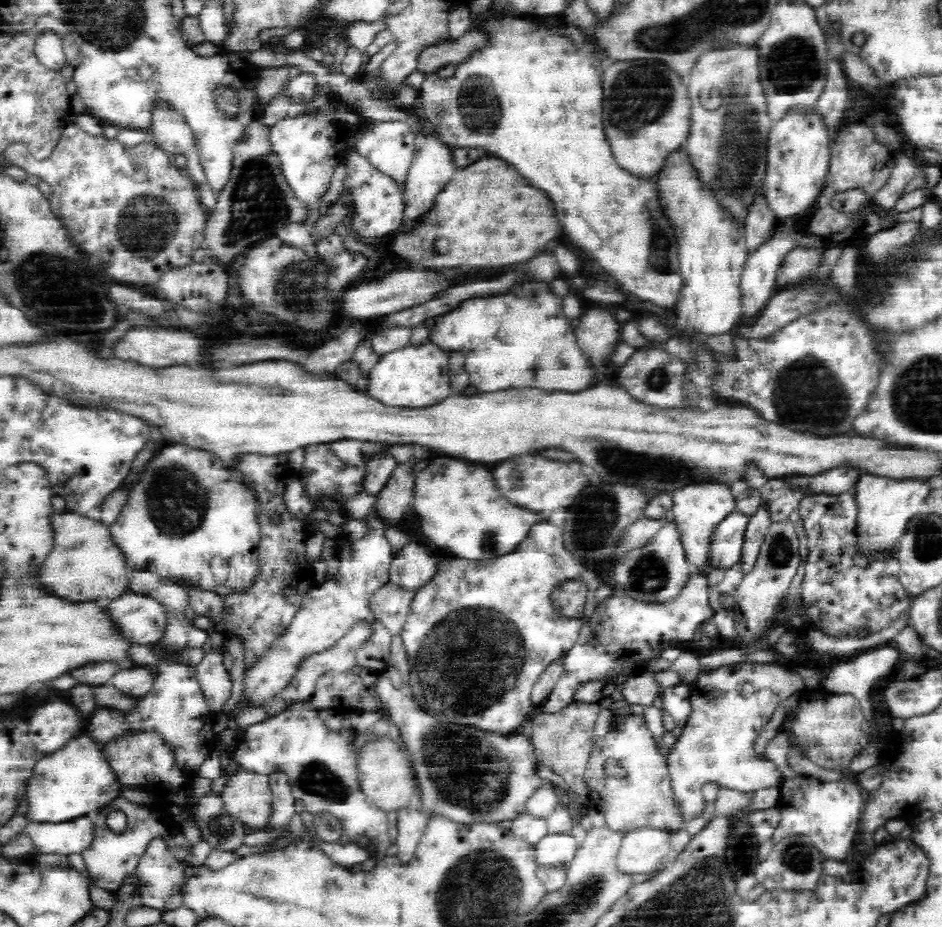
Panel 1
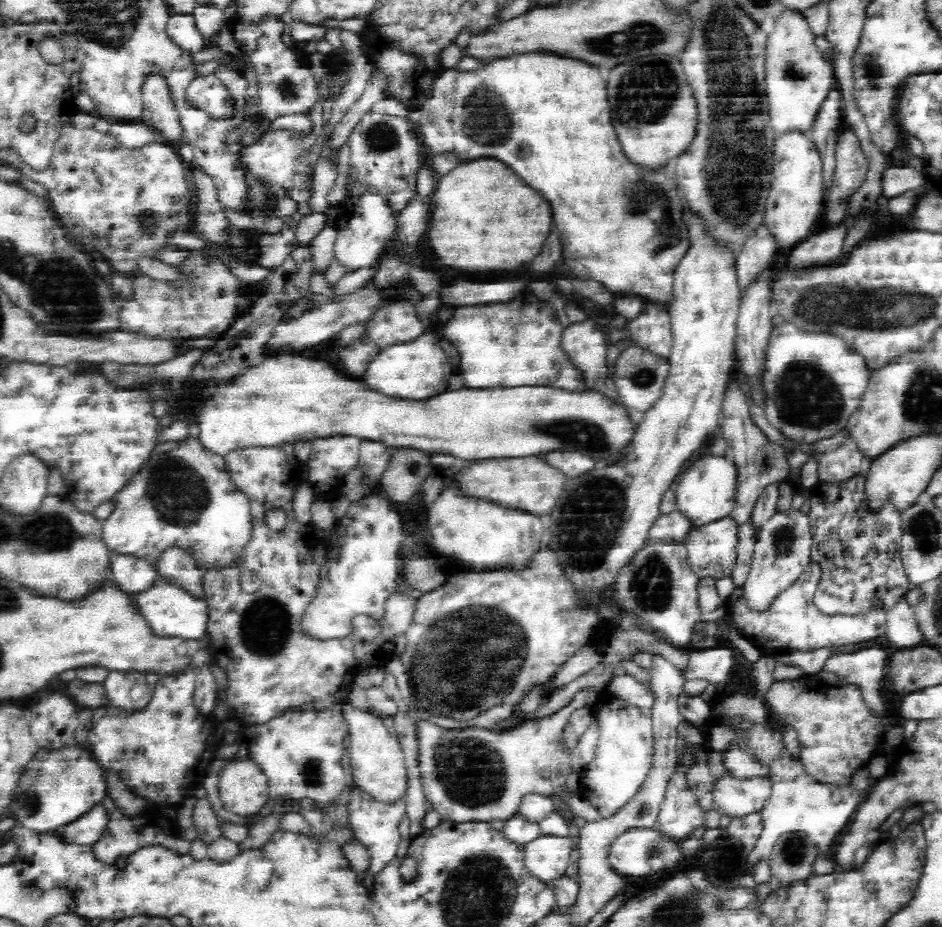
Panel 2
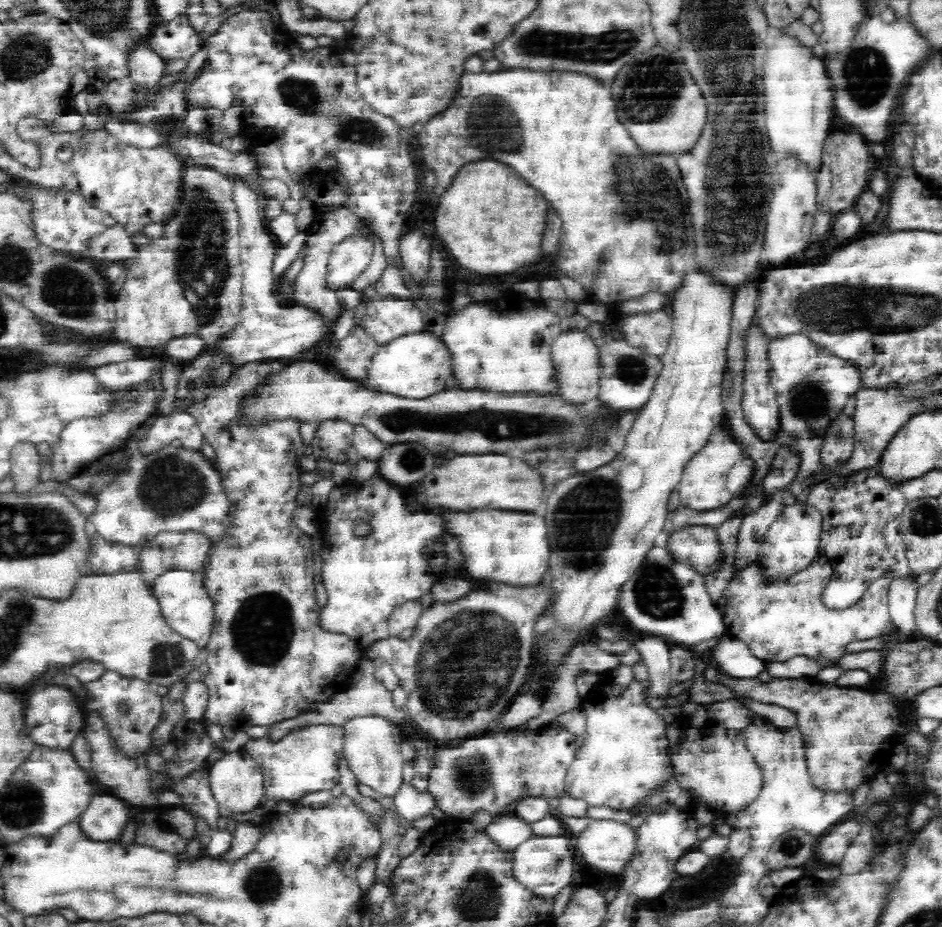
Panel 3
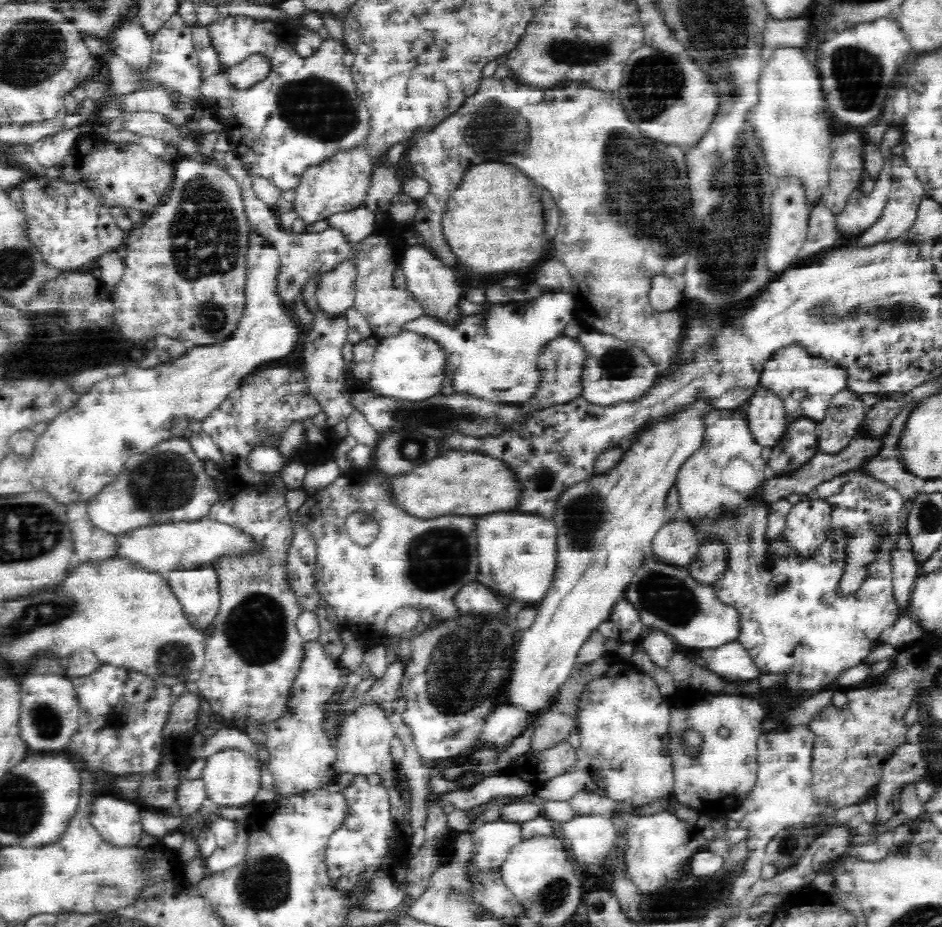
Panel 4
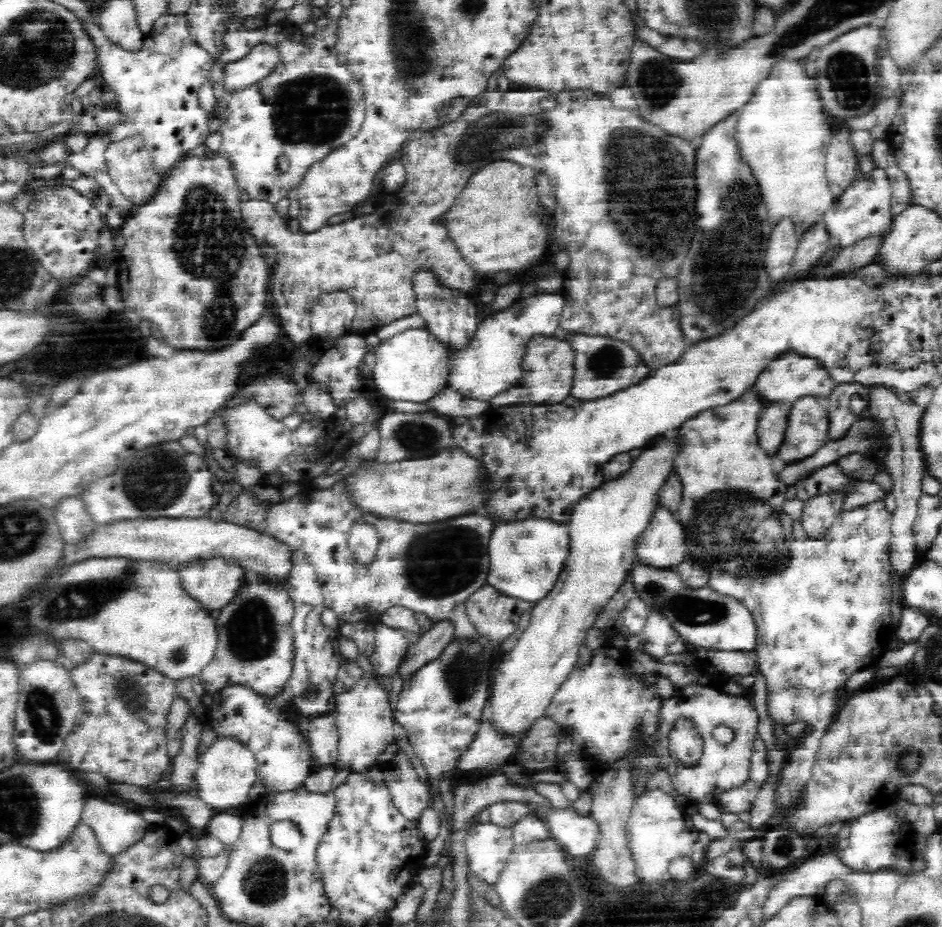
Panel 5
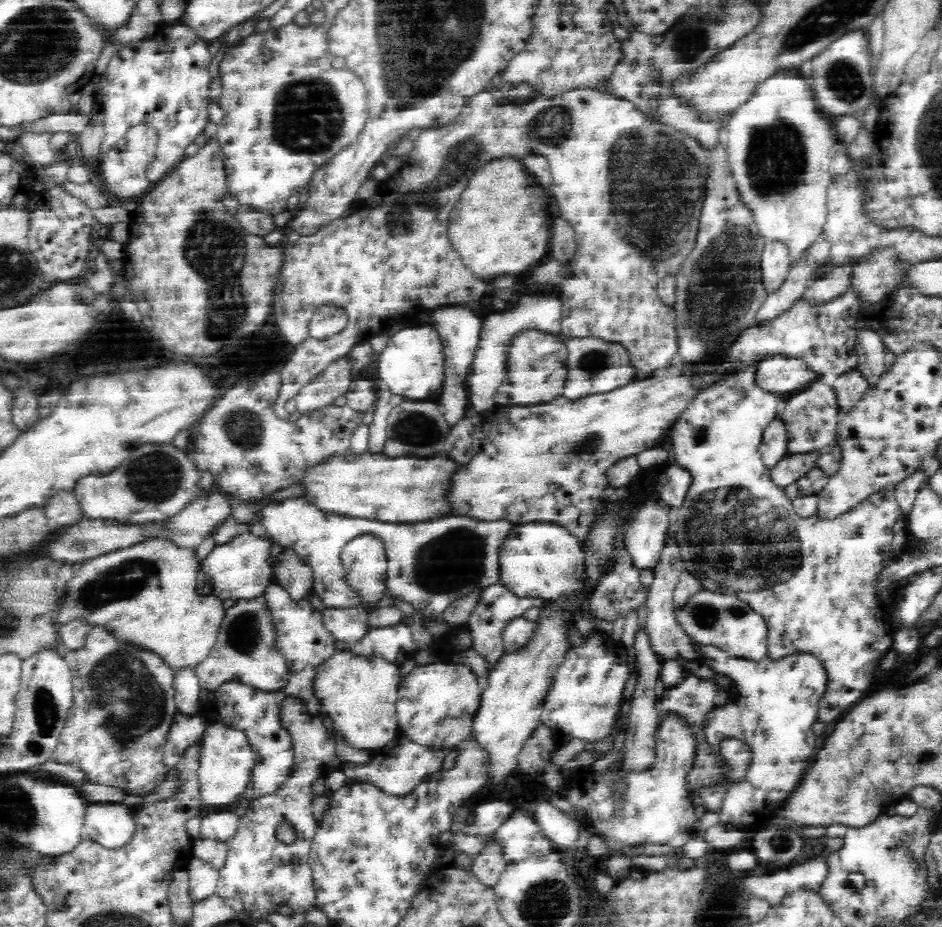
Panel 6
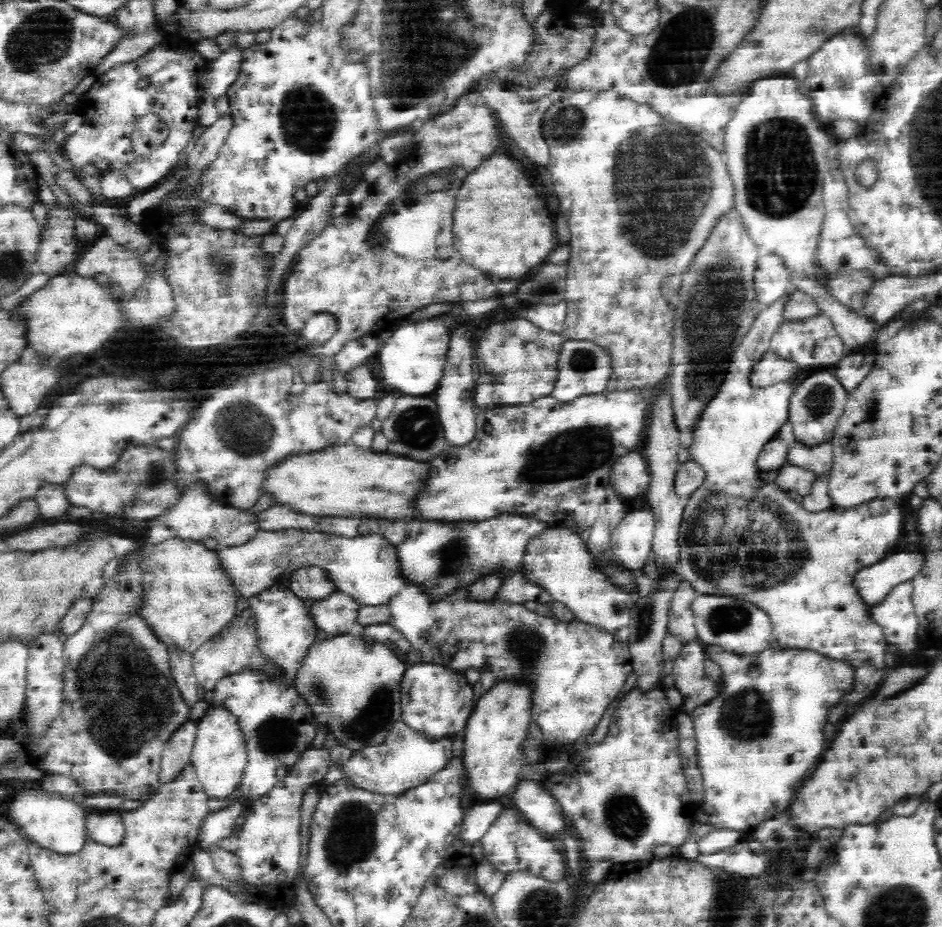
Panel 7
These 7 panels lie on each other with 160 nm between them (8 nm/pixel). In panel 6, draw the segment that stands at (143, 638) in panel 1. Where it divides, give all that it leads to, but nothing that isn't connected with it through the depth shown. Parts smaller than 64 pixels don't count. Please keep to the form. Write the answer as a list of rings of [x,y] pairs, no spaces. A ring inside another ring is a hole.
[[[250,532],[242,534],[222,545],[216,545],[201,562],[201,579],[203,575],[211,578],[212,594],[222,600],[252,600],[263,596],[268,586],[274,584],[272,570],[272,548],[274,542],[264,536],[254,536]]]

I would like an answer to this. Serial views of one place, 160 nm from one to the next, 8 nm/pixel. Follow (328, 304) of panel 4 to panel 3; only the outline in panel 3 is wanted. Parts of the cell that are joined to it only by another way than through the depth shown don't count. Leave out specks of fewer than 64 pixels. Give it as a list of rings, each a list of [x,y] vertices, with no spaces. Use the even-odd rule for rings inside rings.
[[[373,232],[344,238],[328,255],[326,286],[328,290],[339,294],[351,289],[354,280],[368,268],[373,247]]]

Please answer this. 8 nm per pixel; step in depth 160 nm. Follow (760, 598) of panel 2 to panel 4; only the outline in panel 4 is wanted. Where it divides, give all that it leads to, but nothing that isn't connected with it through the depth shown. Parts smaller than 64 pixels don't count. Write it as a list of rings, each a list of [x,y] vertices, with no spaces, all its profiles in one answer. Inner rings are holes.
[[[826,500],[801,501],[793,506],[782,536],[800,557],[809,557],[827,540],[832,512]]]

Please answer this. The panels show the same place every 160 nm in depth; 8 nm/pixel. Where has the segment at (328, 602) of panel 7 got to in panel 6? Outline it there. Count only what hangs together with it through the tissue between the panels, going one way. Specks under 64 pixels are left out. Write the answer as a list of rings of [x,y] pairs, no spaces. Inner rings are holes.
[[[360,604],[351,607],[325,607],[320,613],[322,624],[337,641],[348,644],[358,642],[370,628],[368,612]]]

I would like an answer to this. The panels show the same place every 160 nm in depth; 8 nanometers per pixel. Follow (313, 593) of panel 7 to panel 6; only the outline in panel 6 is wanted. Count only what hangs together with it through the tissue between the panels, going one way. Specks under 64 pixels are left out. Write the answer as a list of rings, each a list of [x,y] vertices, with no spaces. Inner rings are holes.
[[[288,548],[277,559],[270,561],[274,570],[274,583],[286,588],[292,599],[300,601],[313,594],[313,569],[300,559],[296,551]]]

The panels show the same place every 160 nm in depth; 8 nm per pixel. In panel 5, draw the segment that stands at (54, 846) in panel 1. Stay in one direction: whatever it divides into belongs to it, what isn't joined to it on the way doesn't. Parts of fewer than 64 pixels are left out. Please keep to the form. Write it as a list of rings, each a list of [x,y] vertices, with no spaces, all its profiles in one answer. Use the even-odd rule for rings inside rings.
[[[88,798],[85,802],[81,824],[92,829],[102,852],[113,858],[132,846],[132,843],[138,842],[149,828],[139,812],[100,798]]]

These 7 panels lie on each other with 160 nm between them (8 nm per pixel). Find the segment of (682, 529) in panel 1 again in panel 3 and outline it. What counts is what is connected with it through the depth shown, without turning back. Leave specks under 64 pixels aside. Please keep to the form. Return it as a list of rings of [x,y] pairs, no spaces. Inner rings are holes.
[[[724,423],[718,424],[709,434],[708,442],[697,452],[684,467],[677,491],[681,505],[685,508],[704,512],[718,510],[728,505],[752,482],[754,460],[744,449],[744,445],[736,442],[736,437]]]

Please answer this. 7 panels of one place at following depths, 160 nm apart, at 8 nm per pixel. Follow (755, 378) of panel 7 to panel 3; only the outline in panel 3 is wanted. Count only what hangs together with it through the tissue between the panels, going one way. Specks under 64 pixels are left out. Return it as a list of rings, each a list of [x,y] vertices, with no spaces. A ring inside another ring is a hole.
[[[792,334],[769,344],[768,376],[778,393],[781,431],[796,438],[822,437],[826,427],[842,411],[850,396],[858,392],[860,378],[853,364],[832,358],[818,349],[807,336]]]

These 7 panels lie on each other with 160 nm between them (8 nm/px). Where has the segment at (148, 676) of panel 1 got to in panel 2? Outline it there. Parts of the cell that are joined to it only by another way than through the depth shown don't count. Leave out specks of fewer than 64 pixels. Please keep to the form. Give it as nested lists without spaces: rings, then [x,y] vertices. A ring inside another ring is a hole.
[[[109,671],[101,683],[107,704],[126,714],[144,710],[154,694],[154,687],[148,686],[145,675],[140,672]]]

